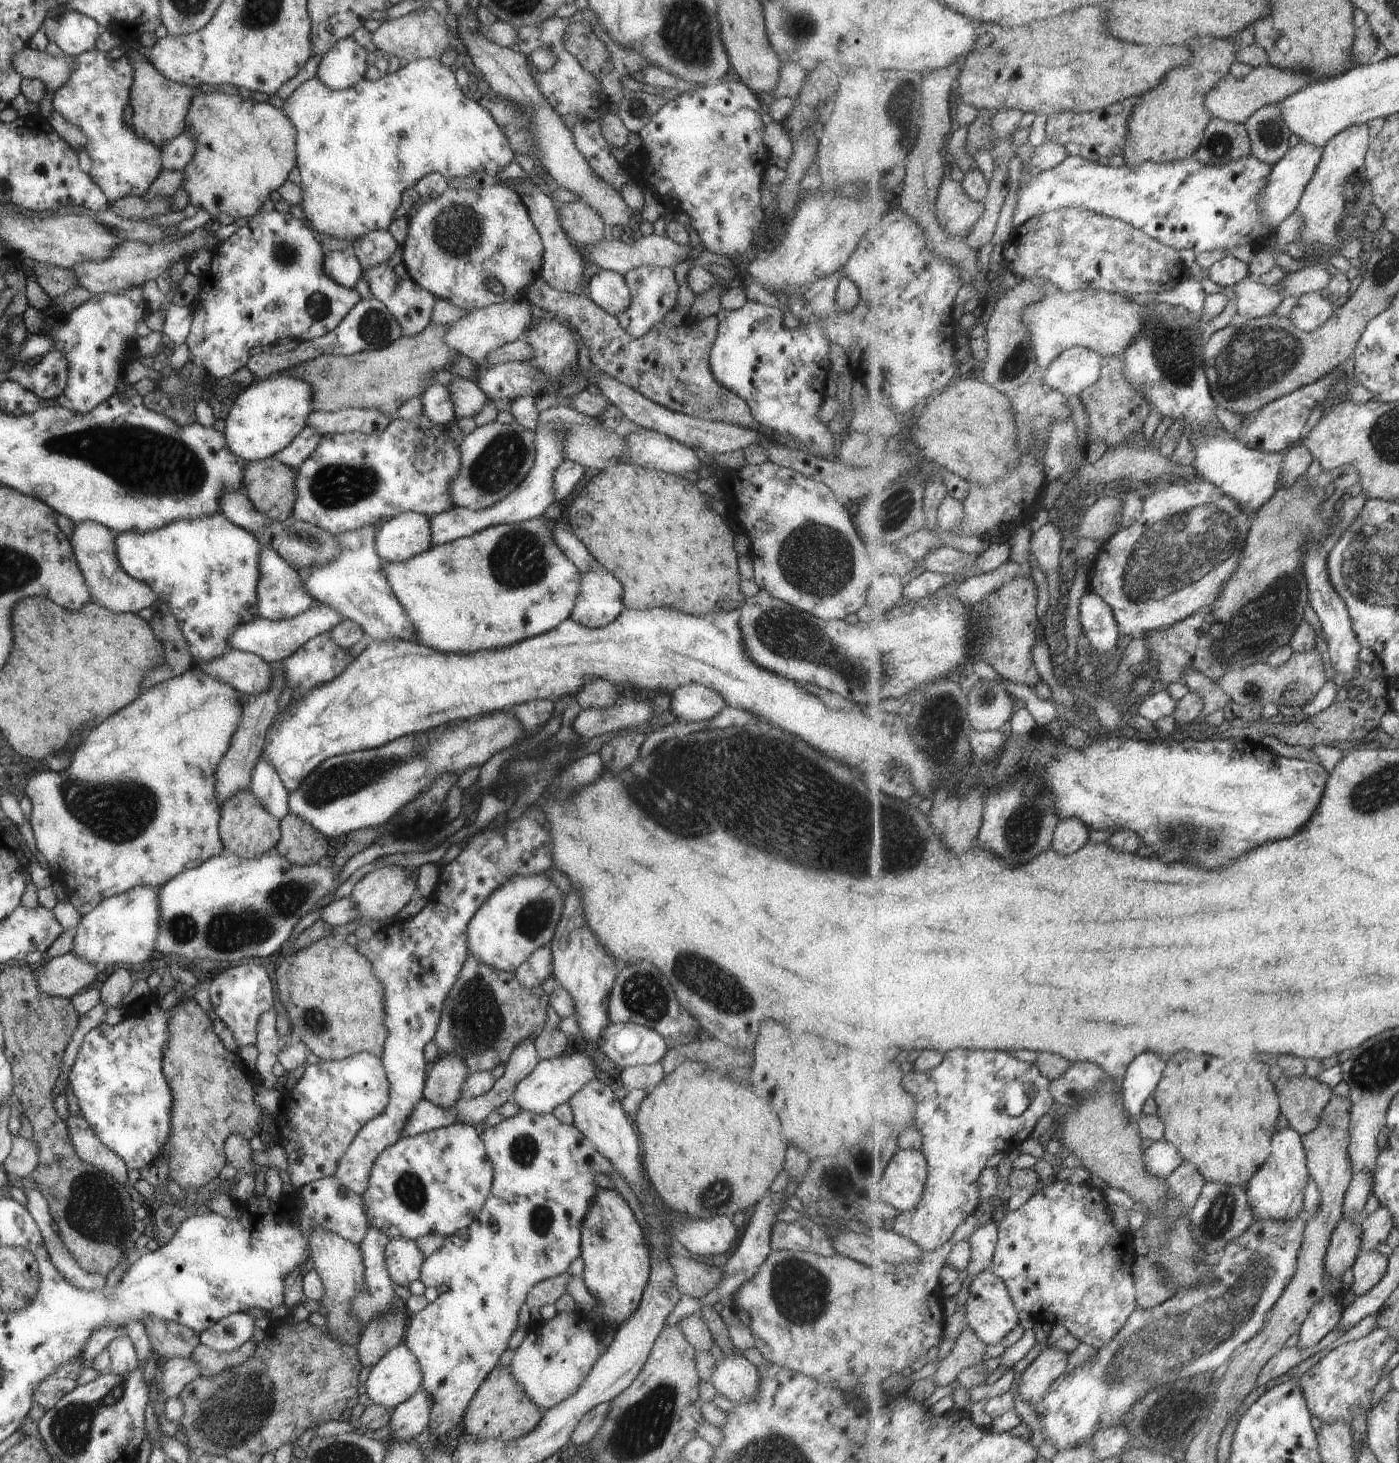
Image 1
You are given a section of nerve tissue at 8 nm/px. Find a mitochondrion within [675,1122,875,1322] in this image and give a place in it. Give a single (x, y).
(717, 1194)

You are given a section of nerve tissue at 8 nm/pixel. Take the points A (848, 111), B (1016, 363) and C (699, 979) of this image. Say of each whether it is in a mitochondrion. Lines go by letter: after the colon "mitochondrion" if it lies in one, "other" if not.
A: other
B: mitochondrion
C: mitochondrion

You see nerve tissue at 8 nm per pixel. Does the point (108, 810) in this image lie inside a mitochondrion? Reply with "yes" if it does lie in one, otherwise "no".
yes

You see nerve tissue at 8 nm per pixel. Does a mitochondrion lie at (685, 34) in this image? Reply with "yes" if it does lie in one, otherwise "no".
yes

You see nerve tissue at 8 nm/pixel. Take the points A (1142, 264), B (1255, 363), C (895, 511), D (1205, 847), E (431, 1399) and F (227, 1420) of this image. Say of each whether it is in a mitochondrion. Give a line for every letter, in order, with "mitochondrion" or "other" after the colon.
A: other
B: mitochondrion
C: mitochondrion
D: mitochondrion
E: other
F: mitochondrion

